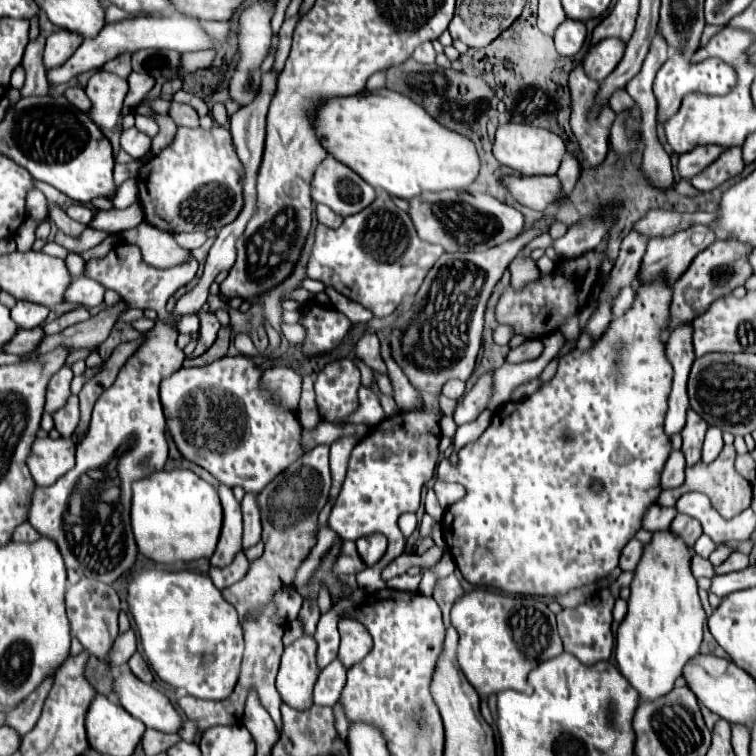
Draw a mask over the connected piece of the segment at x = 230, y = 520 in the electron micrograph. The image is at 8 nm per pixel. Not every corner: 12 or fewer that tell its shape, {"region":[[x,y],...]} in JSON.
{"region":[[225,484],[217,488],[223,528],[211,566],[225,566],[241,550],[241,504]]}

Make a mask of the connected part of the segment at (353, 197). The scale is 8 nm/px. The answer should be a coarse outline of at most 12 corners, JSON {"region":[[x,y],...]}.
{"region":[[329,154],[313,174],[311,198],[345,218],[375,190]]}

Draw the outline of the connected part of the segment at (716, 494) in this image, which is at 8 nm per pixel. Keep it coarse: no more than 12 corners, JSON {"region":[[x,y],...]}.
{"region":[[735,448],[713,464],[685,468],[685,482],[663,490],[661,506],[703,492],[723,518],[751,506],[751,484],[733,468]]}

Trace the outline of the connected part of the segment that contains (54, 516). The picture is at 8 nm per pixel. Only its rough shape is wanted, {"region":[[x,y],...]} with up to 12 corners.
{"region":[[159,322],[95,408],[77,464],[27,522],[113,584],[137,556],[131,482],[167,462]]}

